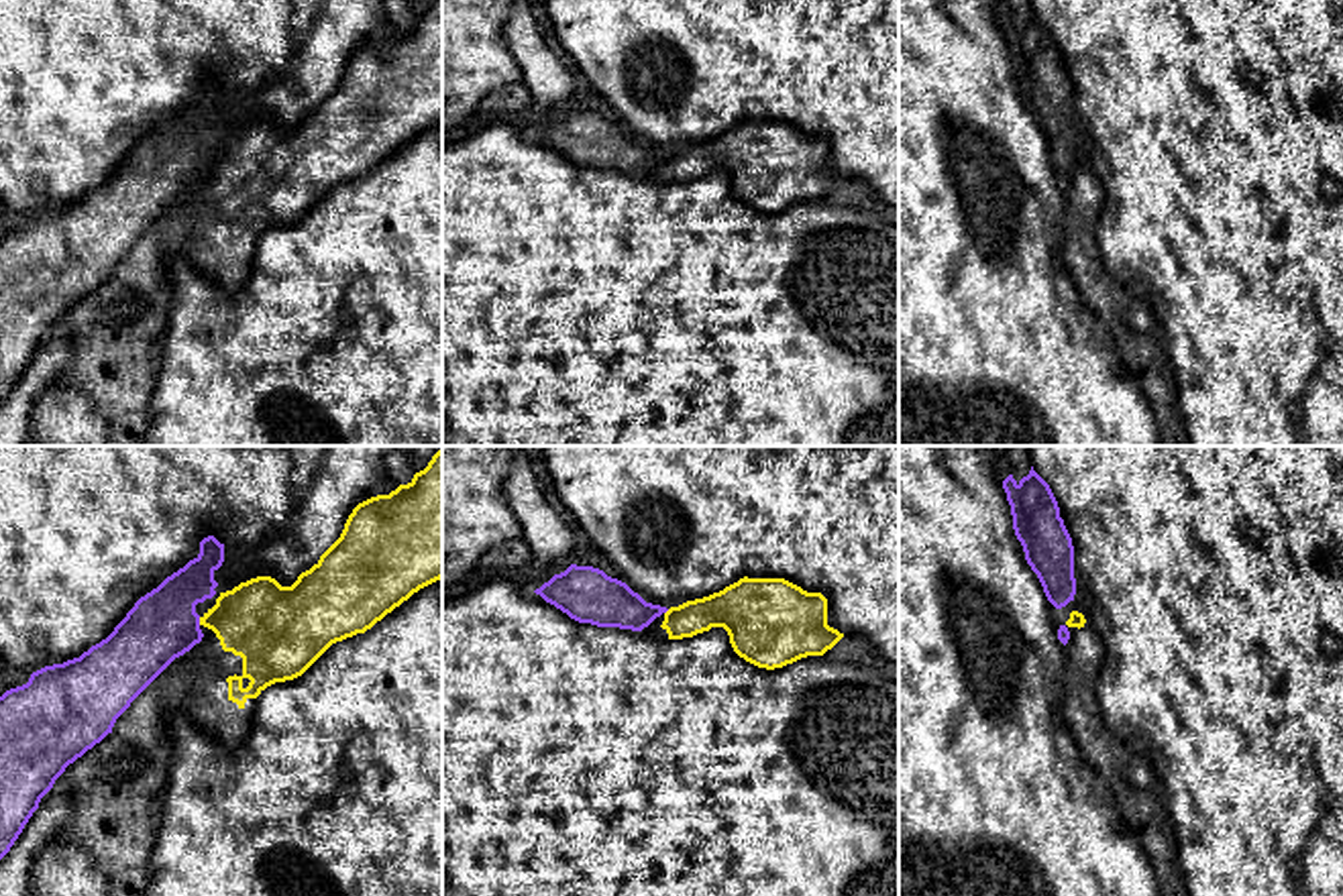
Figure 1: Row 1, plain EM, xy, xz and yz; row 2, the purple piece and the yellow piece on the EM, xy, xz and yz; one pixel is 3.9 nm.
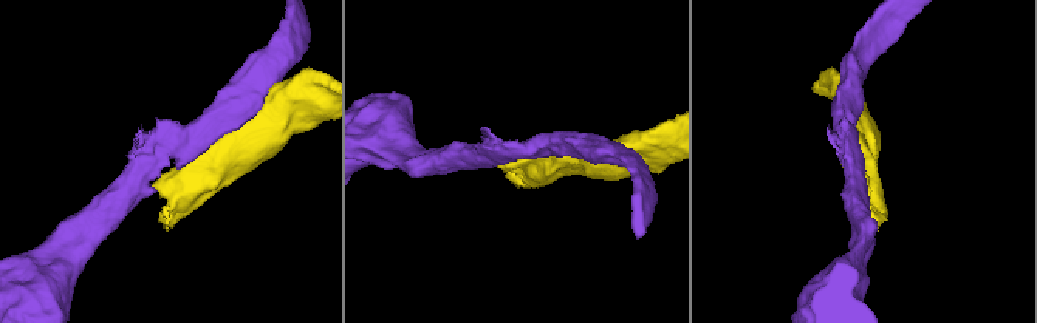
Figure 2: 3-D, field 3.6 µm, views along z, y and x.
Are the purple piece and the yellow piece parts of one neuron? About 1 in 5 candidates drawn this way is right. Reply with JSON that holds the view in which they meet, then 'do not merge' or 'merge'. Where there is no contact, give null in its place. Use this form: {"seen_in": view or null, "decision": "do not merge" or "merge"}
{"seen_in": "xy", "decision": "do not merge"}

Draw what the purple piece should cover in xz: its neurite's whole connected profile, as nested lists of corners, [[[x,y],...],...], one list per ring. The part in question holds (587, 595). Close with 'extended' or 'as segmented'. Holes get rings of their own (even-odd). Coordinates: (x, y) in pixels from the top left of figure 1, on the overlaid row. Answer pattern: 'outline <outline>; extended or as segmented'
outline [[[571,564],[534,591],[579,623],[642,631],[666,607],[646,603],[626,582],[593,566]]]; as segmented

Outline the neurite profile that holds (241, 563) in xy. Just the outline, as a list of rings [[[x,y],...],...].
[[[0,446],[0,658],[8,668],[31,674],[79,658],[106,639],[141,597],[198,558],[200,542],[208,536],[224,546],[224,562],[214,570],[216,595],[226,582],[247,582],[257,576],[271,576],[281,586],[291,586],[340,538],[359,503],[399,487],[385,468],[385,456],[393,450],[401,446]]]

